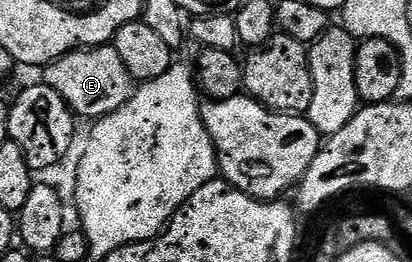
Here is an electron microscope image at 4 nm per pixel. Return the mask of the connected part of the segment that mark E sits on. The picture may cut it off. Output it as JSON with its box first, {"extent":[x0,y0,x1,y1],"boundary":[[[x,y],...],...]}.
{"extent":[42,44,133,120],"boundary":[[[104,44],[80,48],[62,54],[55,62],[42,67],[42,85],[53,88],[65,100],[75,116],[83,120],[98,120],[109,112],[117,112],[131,98],[133,79],[125,68],[121,56],[117,56],[114,45]]]}

